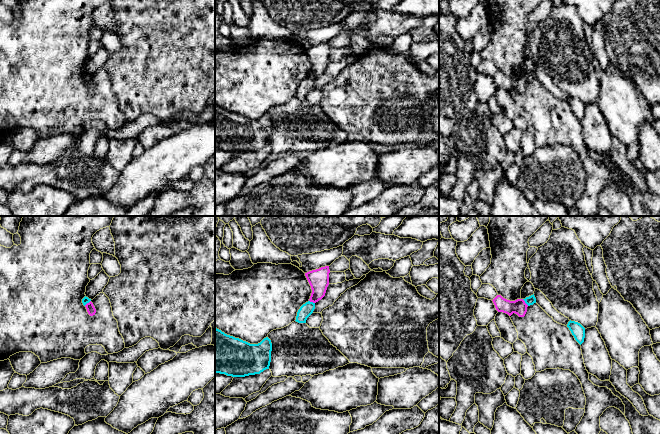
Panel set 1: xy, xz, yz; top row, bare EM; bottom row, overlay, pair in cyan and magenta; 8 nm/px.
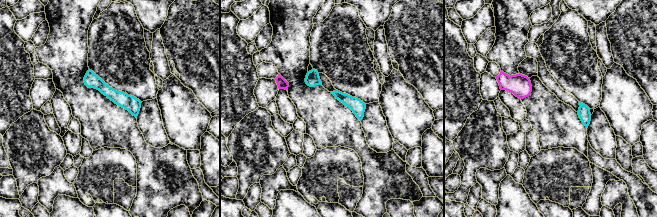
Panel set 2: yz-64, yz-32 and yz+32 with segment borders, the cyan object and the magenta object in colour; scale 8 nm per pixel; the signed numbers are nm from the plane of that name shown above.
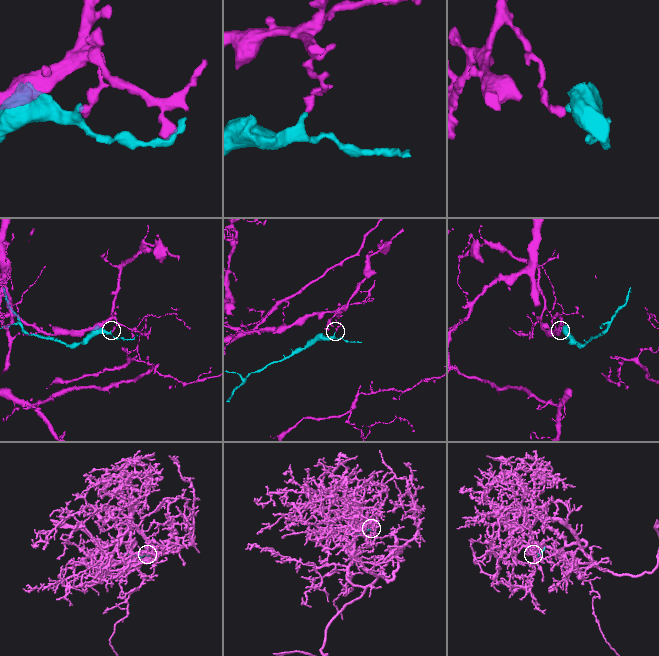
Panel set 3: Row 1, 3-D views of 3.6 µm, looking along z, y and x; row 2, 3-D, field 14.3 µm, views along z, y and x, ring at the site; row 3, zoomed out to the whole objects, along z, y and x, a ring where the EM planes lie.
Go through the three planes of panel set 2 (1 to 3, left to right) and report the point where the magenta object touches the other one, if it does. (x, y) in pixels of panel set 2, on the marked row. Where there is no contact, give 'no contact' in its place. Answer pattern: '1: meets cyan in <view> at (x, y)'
1: no contact
2: no contact
3: no contact

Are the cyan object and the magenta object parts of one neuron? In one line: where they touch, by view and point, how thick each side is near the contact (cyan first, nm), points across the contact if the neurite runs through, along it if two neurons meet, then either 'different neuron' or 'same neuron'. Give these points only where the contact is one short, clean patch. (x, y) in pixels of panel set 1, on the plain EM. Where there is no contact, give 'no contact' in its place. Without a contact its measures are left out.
meets cyan in yz at (525, 78); 70 nm thick on the cyan side, 120 nm on the other; border along yz (522, 75), (528, 81); different neuron

